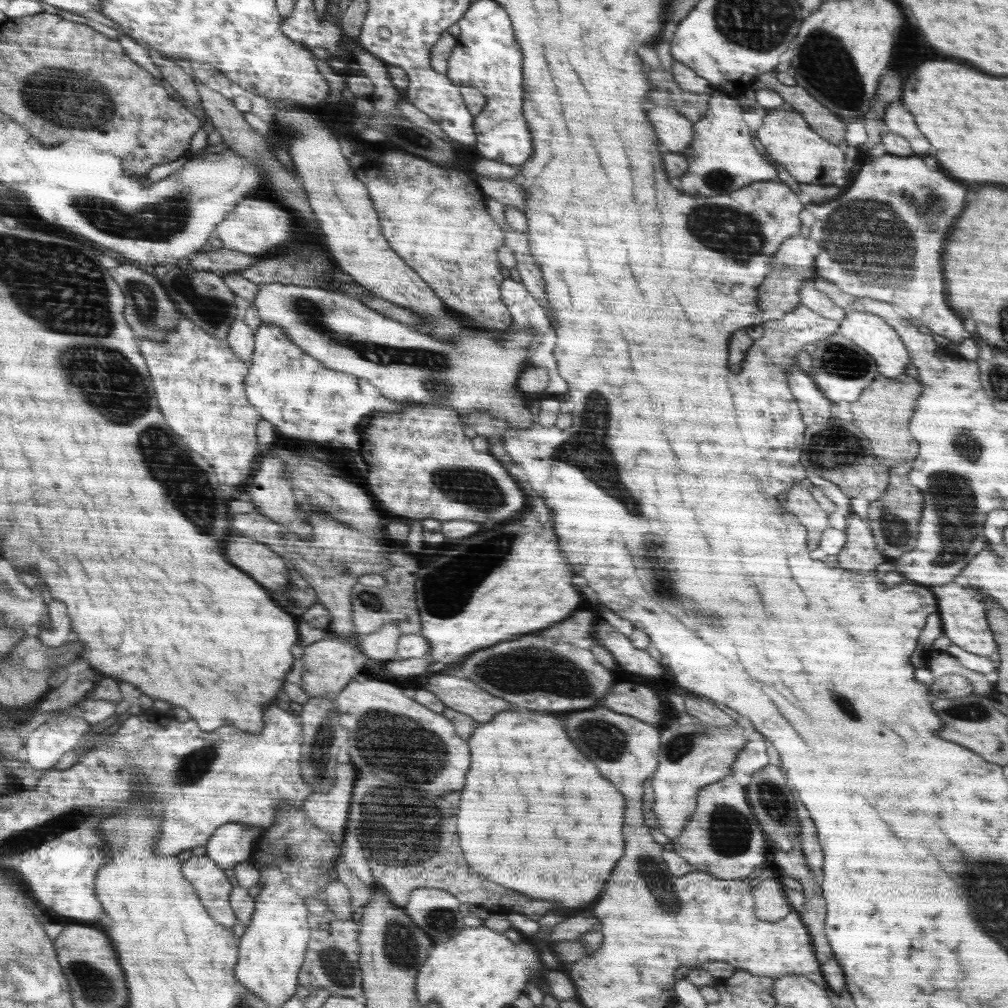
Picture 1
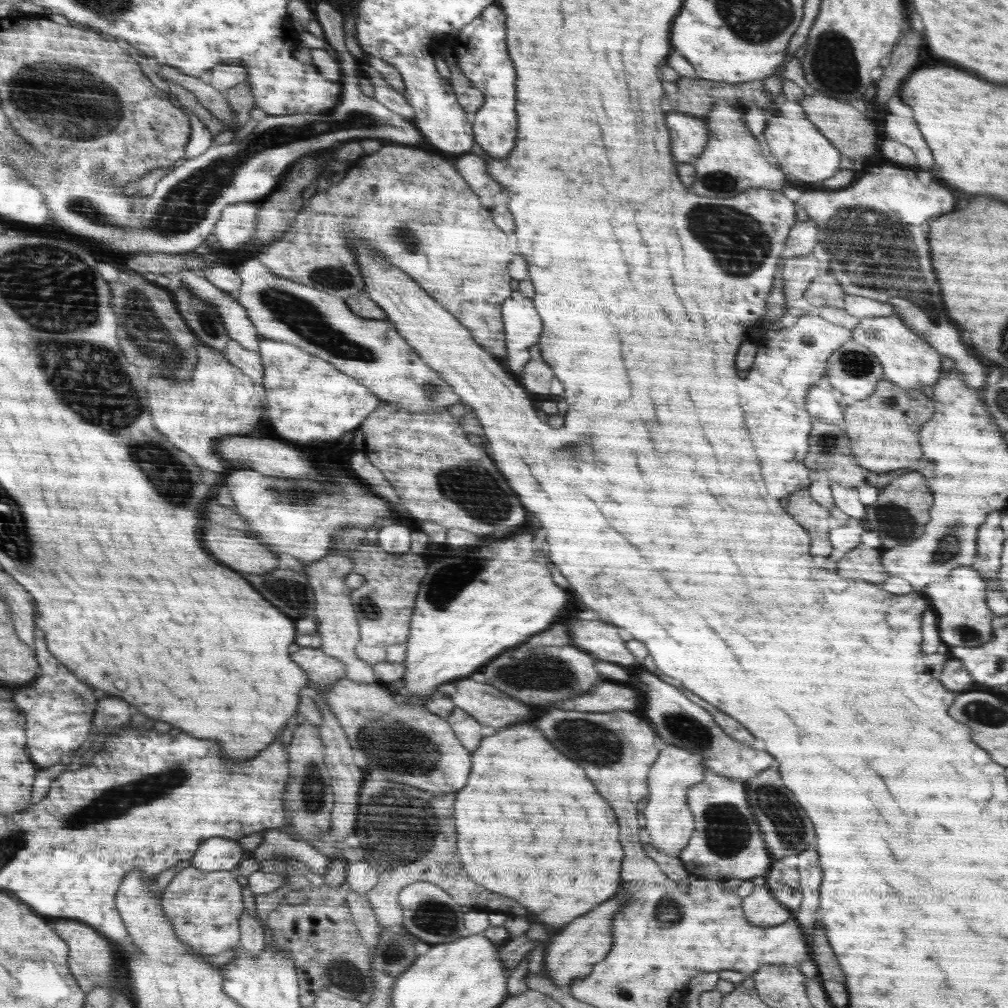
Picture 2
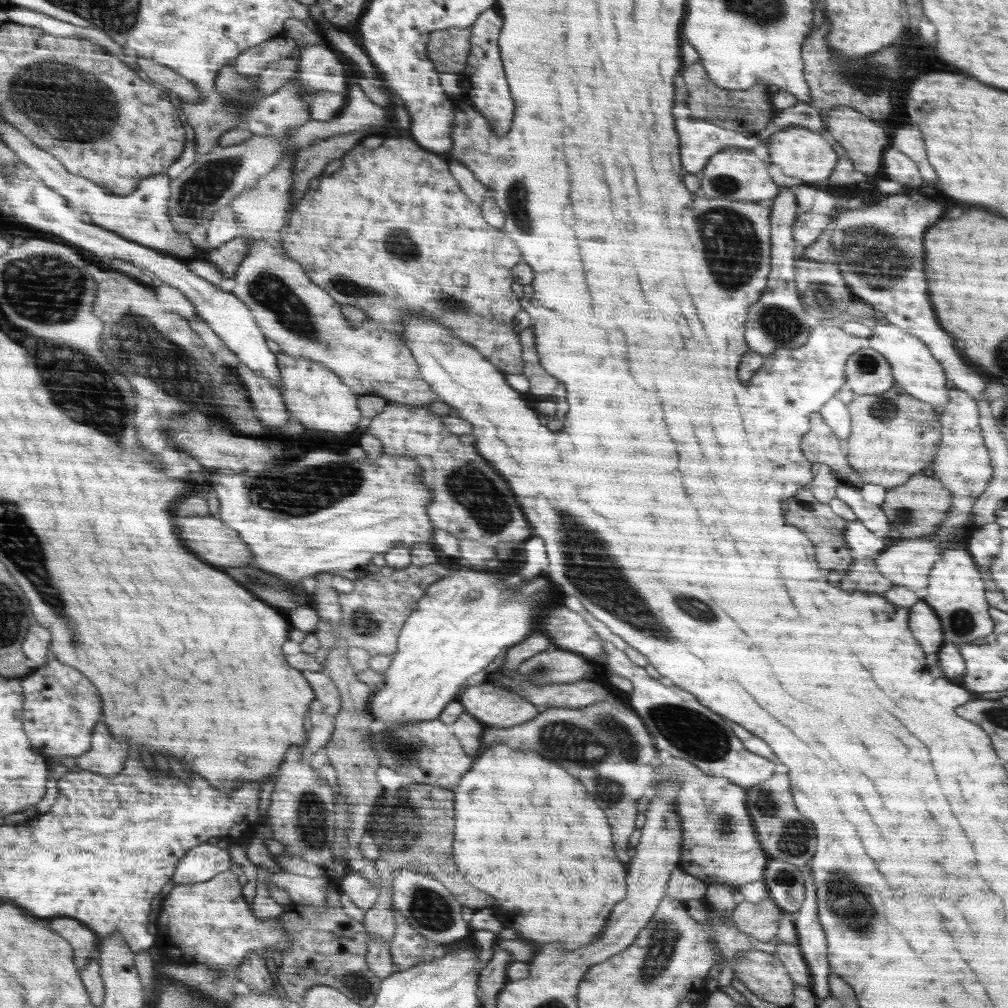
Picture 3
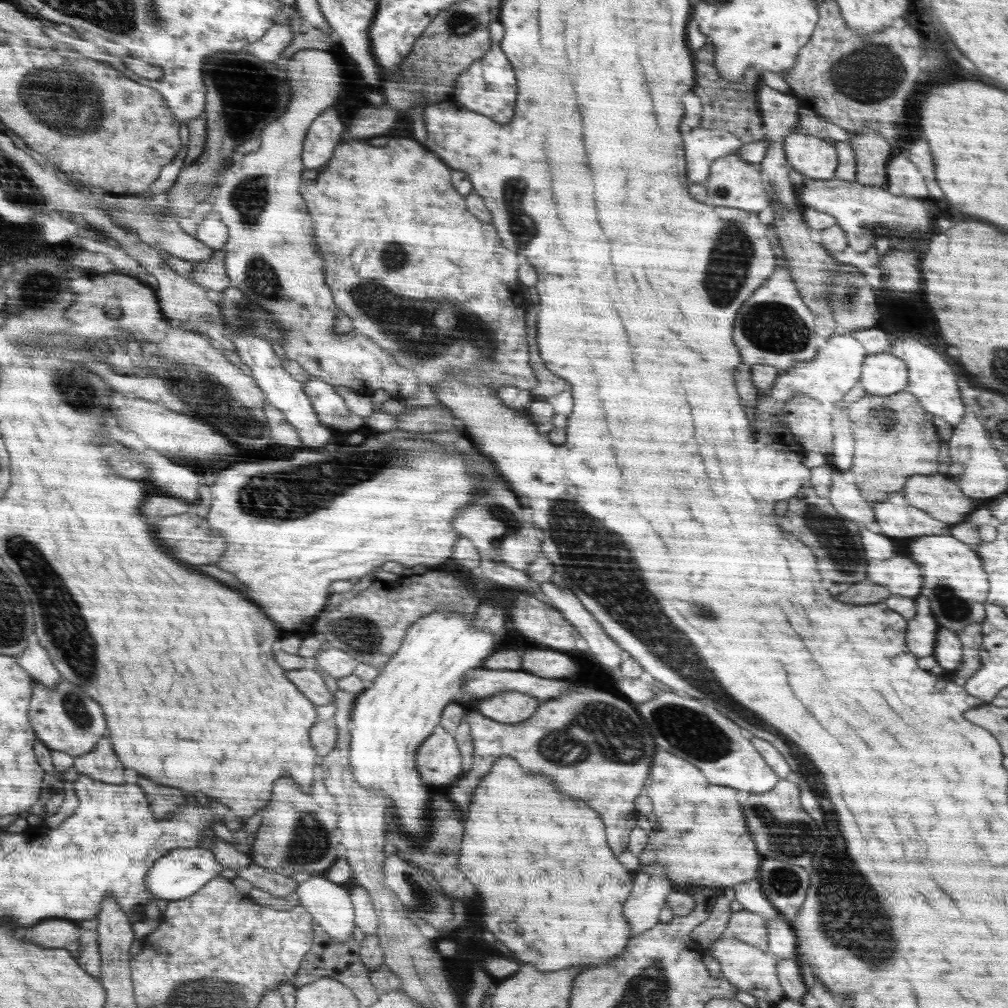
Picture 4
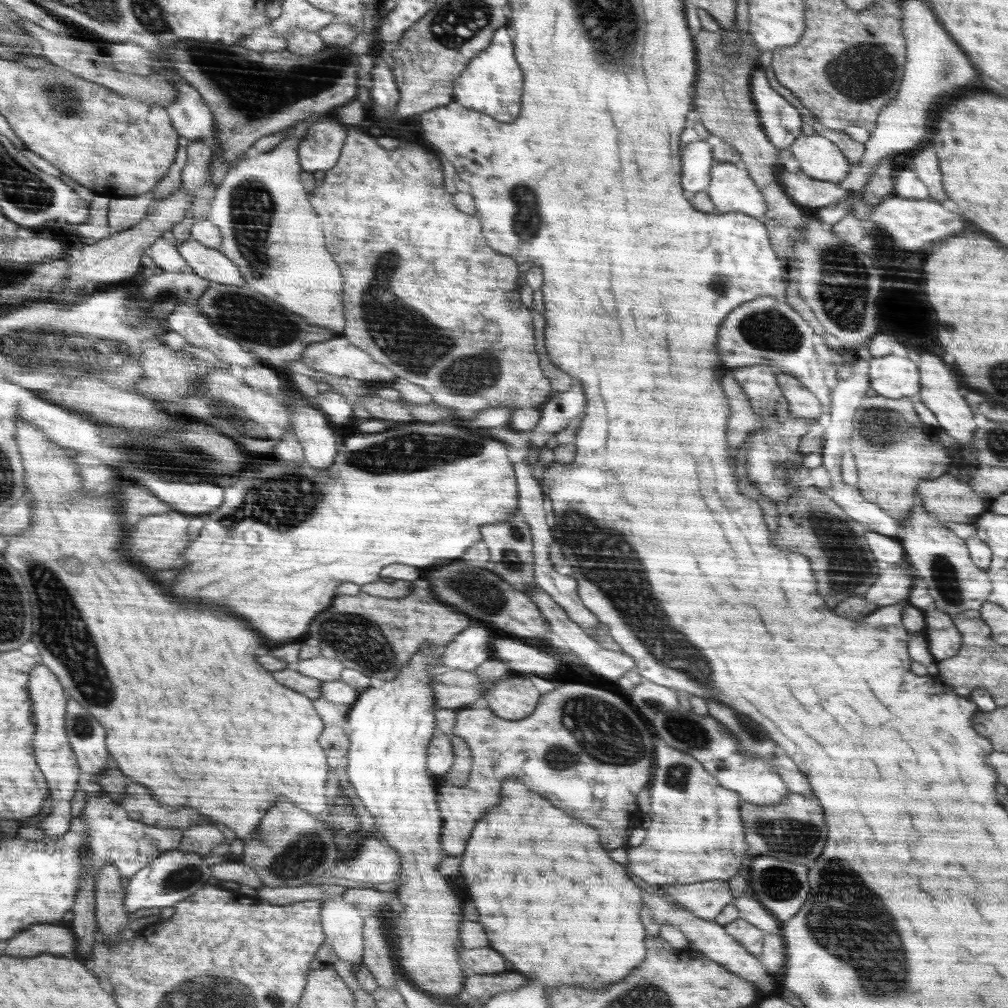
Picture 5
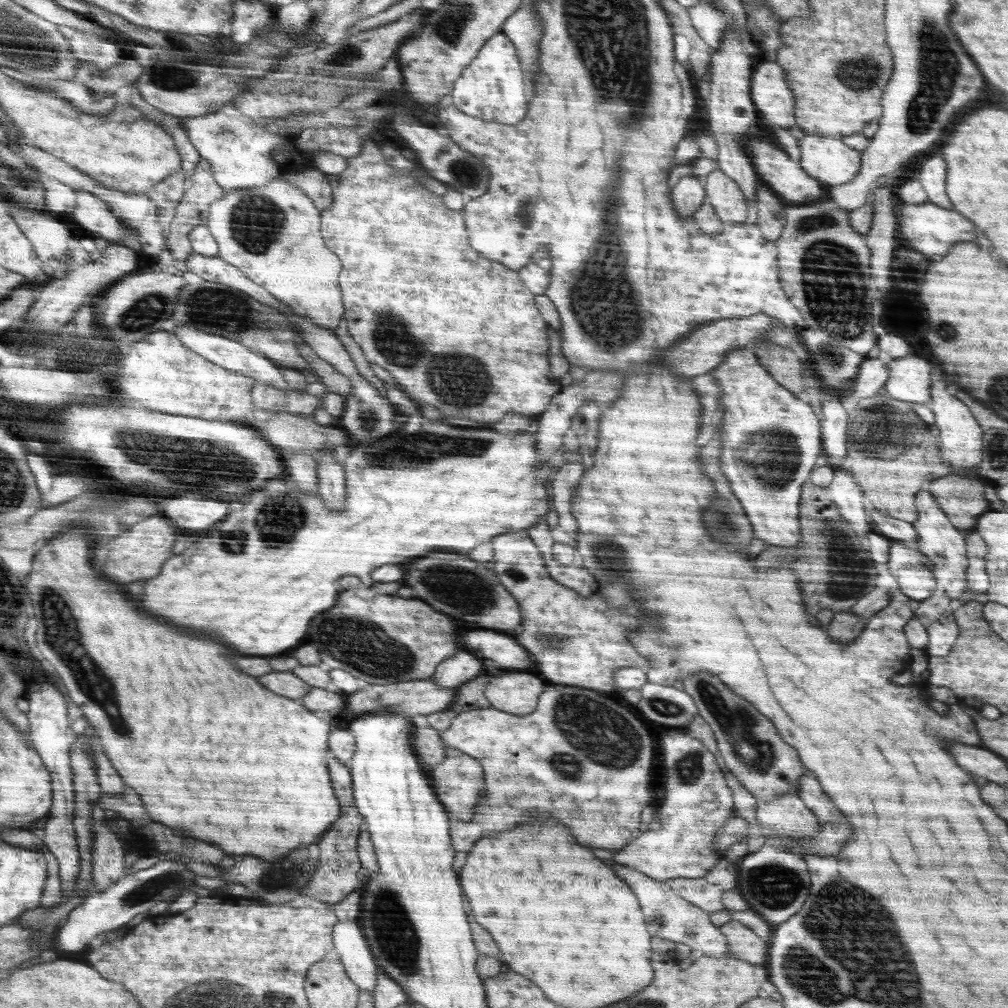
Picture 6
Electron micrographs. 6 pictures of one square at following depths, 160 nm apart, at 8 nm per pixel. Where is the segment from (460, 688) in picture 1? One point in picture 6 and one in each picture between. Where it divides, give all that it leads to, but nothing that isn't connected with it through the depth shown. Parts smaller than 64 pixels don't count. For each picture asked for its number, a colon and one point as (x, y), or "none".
2: (489, 706)
3: (493, 705)
4: (513, 707)
5: (512, 699)
6: (518, 692)

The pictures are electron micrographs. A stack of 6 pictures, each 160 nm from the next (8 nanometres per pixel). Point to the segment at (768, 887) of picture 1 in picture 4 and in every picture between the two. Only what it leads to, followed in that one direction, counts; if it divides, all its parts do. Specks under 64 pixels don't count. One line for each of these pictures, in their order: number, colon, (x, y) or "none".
2: (761, 908)
3: (762, 920)
4: (749, 927)

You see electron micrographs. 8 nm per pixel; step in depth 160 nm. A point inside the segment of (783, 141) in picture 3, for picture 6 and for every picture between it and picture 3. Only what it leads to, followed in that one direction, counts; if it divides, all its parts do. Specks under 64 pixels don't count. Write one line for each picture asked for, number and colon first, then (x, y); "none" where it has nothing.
4: (817, 159)
5: (819, 158)
6: (828, 160)

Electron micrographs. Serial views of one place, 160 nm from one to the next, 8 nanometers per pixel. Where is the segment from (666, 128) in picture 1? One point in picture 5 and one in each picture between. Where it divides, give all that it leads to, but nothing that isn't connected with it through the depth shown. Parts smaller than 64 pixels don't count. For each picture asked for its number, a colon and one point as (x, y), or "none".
2: (690, 136)
3: (700, 140)
4: (703, 147)
5: (698, 160)

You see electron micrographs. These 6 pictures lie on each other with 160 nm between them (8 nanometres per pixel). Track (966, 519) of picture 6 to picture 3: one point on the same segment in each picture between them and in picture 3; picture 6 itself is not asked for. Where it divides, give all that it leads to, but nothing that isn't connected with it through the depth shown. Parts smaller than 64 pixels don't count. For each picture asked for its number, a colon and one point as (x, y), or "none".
3: (914, 509)
4: (941, 498)
5: (951, 500)

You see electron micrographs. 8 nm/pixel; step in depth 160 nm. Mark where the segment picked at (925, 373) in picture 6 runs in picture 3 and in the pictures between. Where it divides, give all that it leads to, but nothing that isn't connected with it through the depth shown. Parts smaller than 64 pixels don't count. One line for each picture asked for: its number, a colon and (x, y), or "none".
3: (867, 372)
4: (882, 374)
5: (892, 376)

